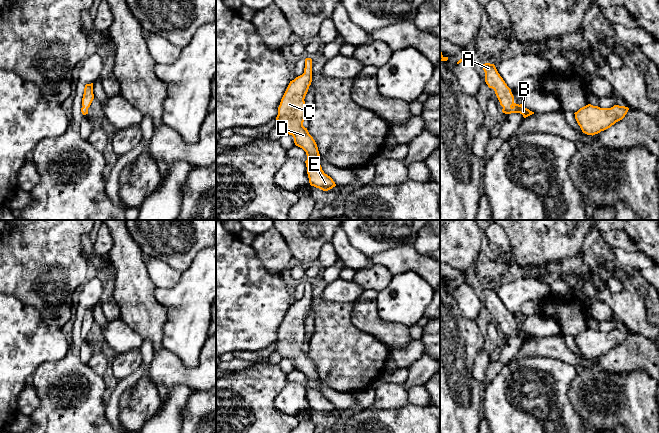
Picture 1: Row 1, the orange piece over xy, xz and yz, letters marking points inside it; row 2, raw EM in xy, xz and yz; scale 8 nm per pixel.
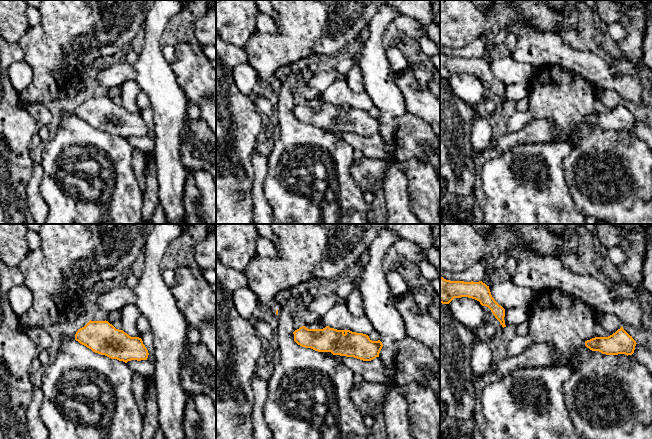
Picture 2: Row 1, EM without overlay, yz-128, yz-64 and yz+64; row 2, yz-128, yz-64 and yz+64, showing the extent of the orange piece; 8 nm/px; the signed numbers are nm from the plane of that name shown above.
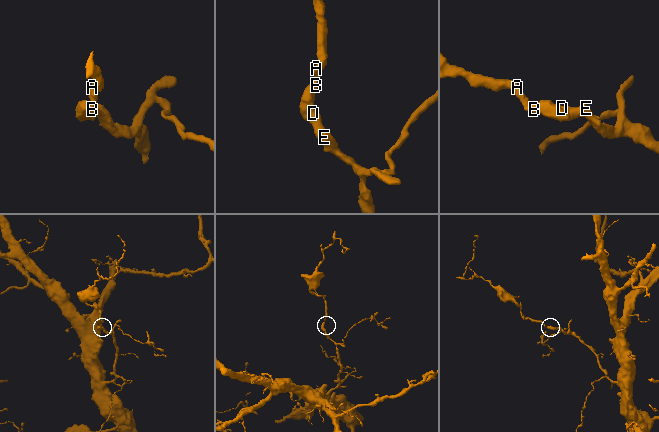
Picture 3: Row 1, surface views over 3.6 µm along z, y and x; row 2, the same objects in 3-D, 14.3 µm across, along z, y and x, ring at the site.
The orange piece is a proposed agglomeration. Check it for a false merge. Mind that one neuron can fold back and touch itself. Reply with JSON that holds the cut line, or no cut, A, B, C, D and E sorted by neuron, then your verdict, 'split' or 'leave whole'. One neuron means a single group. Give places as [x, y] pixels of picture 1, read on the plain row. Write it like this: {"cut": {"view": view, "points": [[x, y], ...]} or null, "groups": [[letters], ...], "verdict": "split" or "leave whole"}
{"cut": null, "groups": [["A", "B", "C", "D", "E"]], "verdict": "leave whole"}

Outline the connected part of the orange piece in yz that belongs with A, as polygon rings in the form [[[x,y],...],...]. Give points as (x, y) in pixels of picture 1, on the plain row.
[[[483,288],[485,296],[485,306],[489,312],[495,315],[495,318],[503,331],[502,336],[505,338],[520,337],[524,342],[534,338],[534,336],[514,326],[514,320],[511,313],[507,310],[503,302],[498,297],[494,288]]]

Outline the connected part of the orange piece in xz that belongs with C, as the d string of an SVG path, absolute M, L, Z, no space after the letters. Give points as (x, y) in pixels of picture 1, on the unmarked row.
M305 283L304 297L294 304L290 305L278 331L278 339L276 341L276 350L280 353L282 358L292 359L296 370L302 372L307 379L305 385L307 391L307 398L311 410L319 412L323 415L328 415L336 410L333 403L324 397L319 386L319 375L317 368L313 361L309 358L307 352L303 350L305 342L305 320L308 316L309 310L312 306L312 283Z

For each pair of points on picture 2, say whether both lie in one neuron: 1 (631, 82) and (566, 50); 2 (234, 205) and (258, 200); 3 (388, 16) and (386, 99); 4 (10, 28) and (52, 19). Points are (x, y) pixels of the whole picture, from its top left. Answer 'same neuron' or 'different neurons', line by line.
1: same neuron
2: different neurons
3: same neuron
4: different neurons

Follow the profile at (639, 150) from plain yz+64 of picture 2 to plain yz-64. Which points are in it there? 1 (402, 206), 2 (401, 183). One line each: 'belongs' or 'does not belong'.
1: does not belong
2: does not belong

